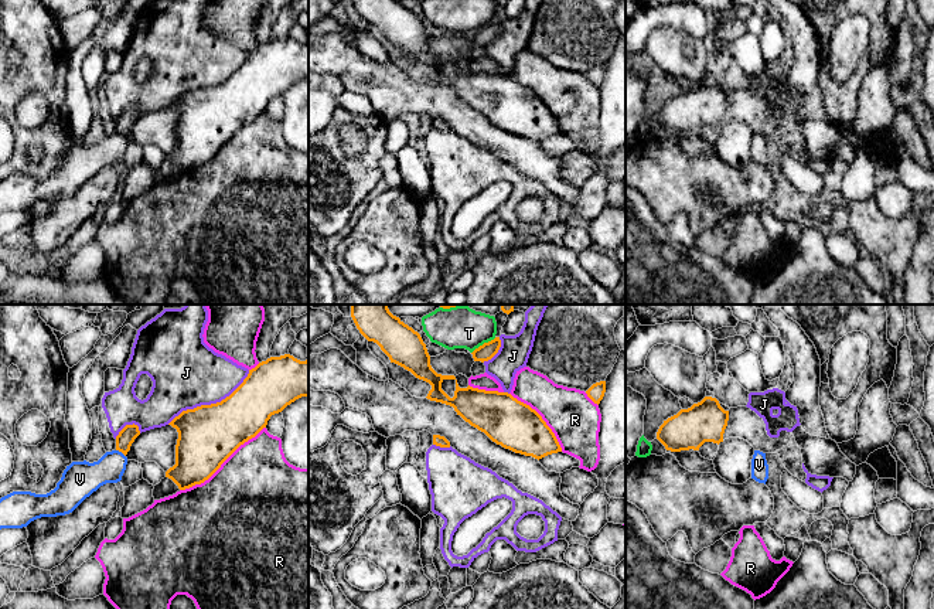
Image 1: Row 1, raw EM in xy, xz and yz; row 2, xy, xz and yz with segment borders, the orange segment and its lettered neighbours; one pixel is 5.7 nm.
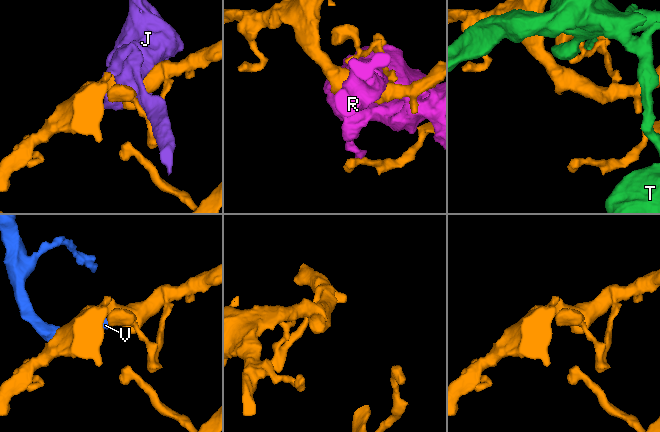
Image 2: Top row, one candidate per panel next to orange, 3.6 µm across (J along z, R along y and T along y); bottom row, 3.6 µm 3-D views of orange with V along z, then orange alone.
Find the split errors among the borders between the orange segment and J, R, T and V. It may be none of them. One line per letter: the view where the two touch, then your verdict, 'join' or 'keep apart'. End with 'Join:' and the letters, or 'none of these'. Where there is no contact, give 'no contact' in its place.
J: xy | keep apart
R: xy | keep apart
T: xz | keep apart
V: xy | keep apart
Join: none of these

